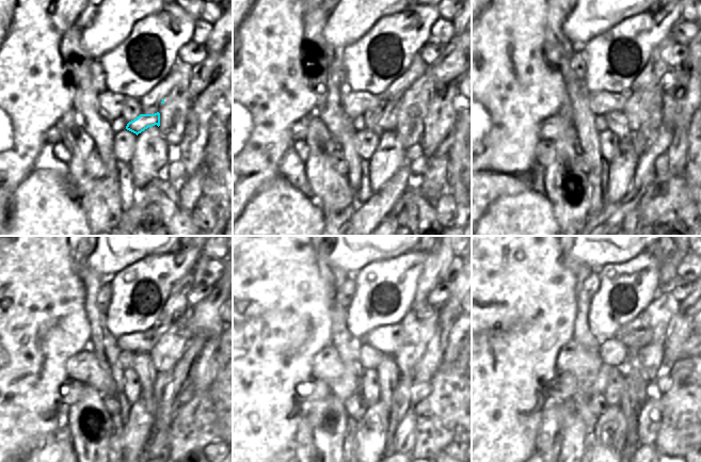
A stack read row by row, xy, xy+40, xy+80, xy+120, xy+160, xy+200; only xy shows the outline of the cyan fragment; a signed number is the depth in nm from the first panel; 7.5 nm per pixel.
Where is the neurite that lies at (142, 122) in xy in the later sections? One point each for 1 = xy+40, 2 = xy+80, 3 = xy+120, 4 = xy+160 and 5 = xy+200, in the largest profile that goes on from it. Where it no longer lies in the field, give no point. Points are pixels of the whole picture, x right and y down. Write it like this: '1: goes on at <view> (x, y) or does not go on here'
1: goes on at xy+40 (389, 120)
2: goes on at xy+80 (640, 106)
3: goes on at xy+120 (169, 349)
4: goes on at xy+160 (408, 355)
5: goes on at xy+200 (652, 354)

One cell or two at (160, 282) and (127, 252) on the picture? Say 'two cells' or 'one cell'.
two cells

